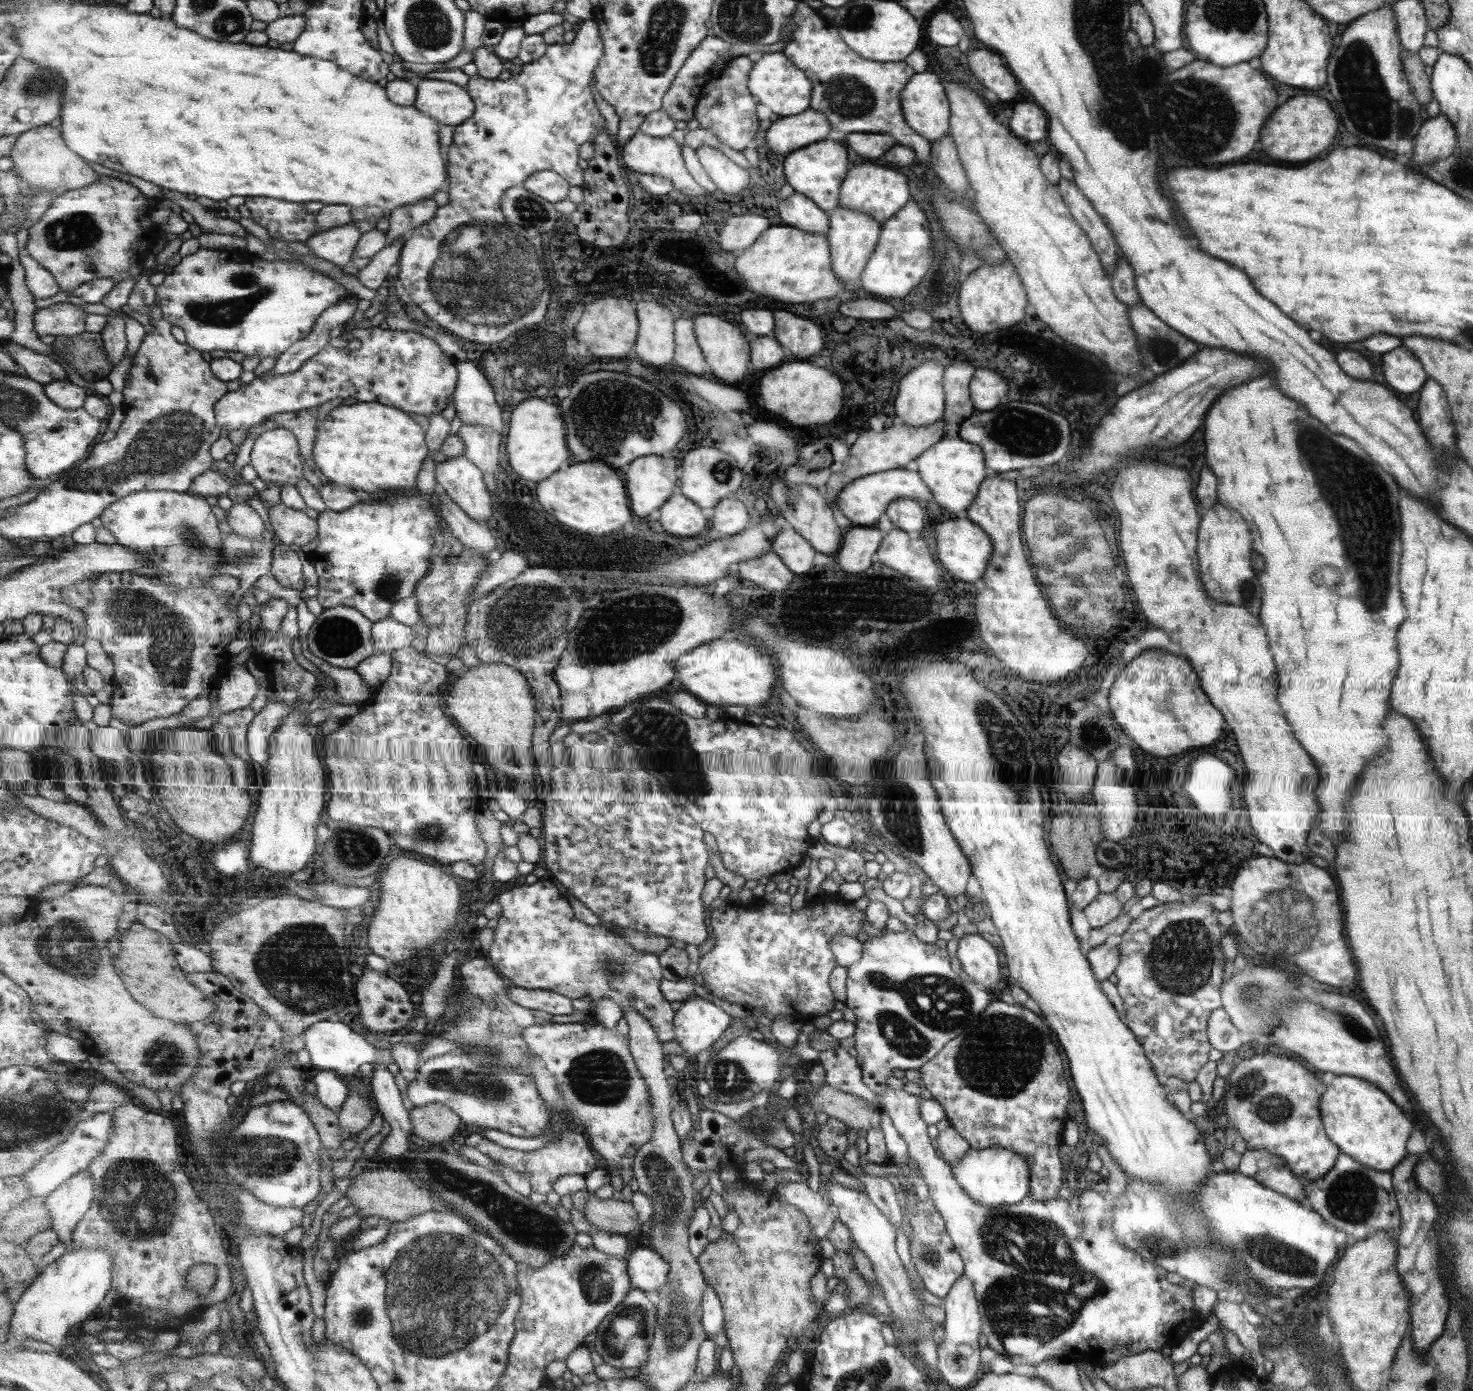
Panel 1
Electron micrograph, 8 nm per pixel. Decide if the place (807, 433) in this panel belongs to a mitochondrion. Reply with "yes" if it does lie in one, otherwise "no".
no

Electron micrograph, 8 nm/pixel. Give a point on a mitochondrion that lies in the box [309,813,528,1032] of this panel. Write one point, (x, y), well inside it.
(354, 848)

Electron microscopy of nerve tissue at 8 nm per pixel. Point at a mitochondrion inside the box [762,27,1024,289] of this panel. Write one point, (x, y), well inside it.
(848, 96)

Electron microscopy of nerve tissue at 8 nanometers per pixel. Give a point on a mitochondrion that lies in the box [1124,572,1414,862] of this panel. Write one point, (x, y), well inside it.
(1247, 594)

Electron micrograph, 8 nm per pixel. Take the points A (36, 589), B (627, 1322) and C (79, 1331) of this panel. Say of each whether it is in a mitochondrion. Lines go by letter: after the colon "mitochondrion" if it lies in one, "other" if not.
A: other
B: mitochondrion
C: other

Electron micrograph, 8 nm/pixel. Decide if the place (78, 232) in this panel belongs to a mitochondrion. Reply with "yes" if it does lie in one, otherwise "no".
yes

